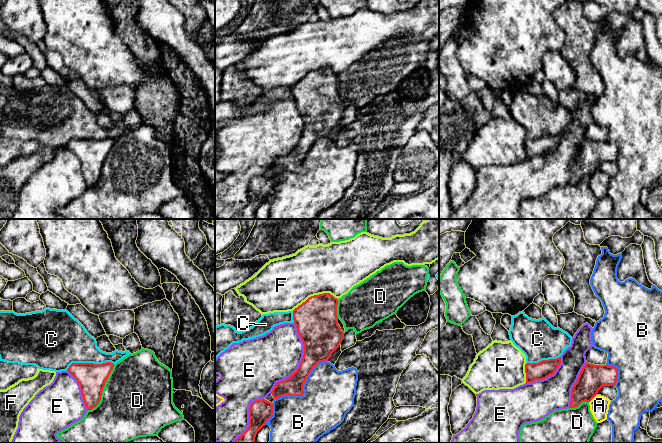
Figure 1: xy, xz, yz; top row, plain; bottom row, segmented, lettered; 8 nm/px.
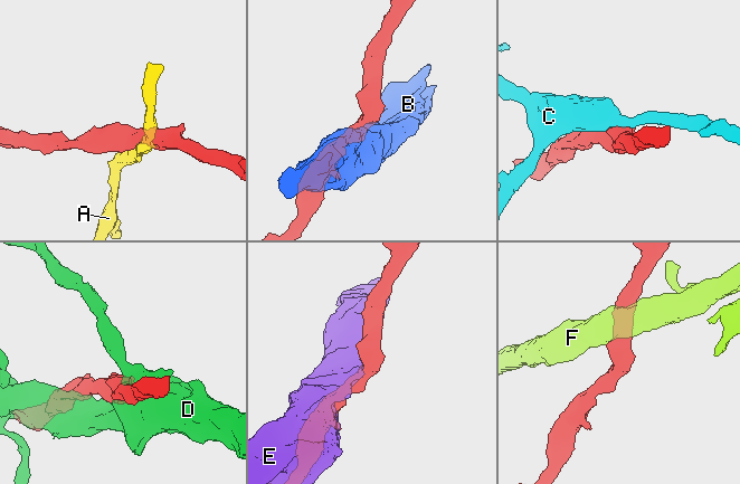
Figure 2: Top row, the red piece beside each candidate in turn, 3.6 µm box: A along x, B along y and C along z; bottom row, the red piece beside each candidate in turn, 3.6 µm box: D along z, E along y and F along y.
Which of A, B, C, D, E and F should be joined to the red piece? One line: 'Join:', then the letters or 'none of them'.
Join: none of them

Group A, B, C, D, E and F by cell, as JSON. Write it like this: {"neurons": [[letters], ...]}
{"neurons": [["A"], ["B"], ["C"], ["D"], ["E"], ["F"]]}

